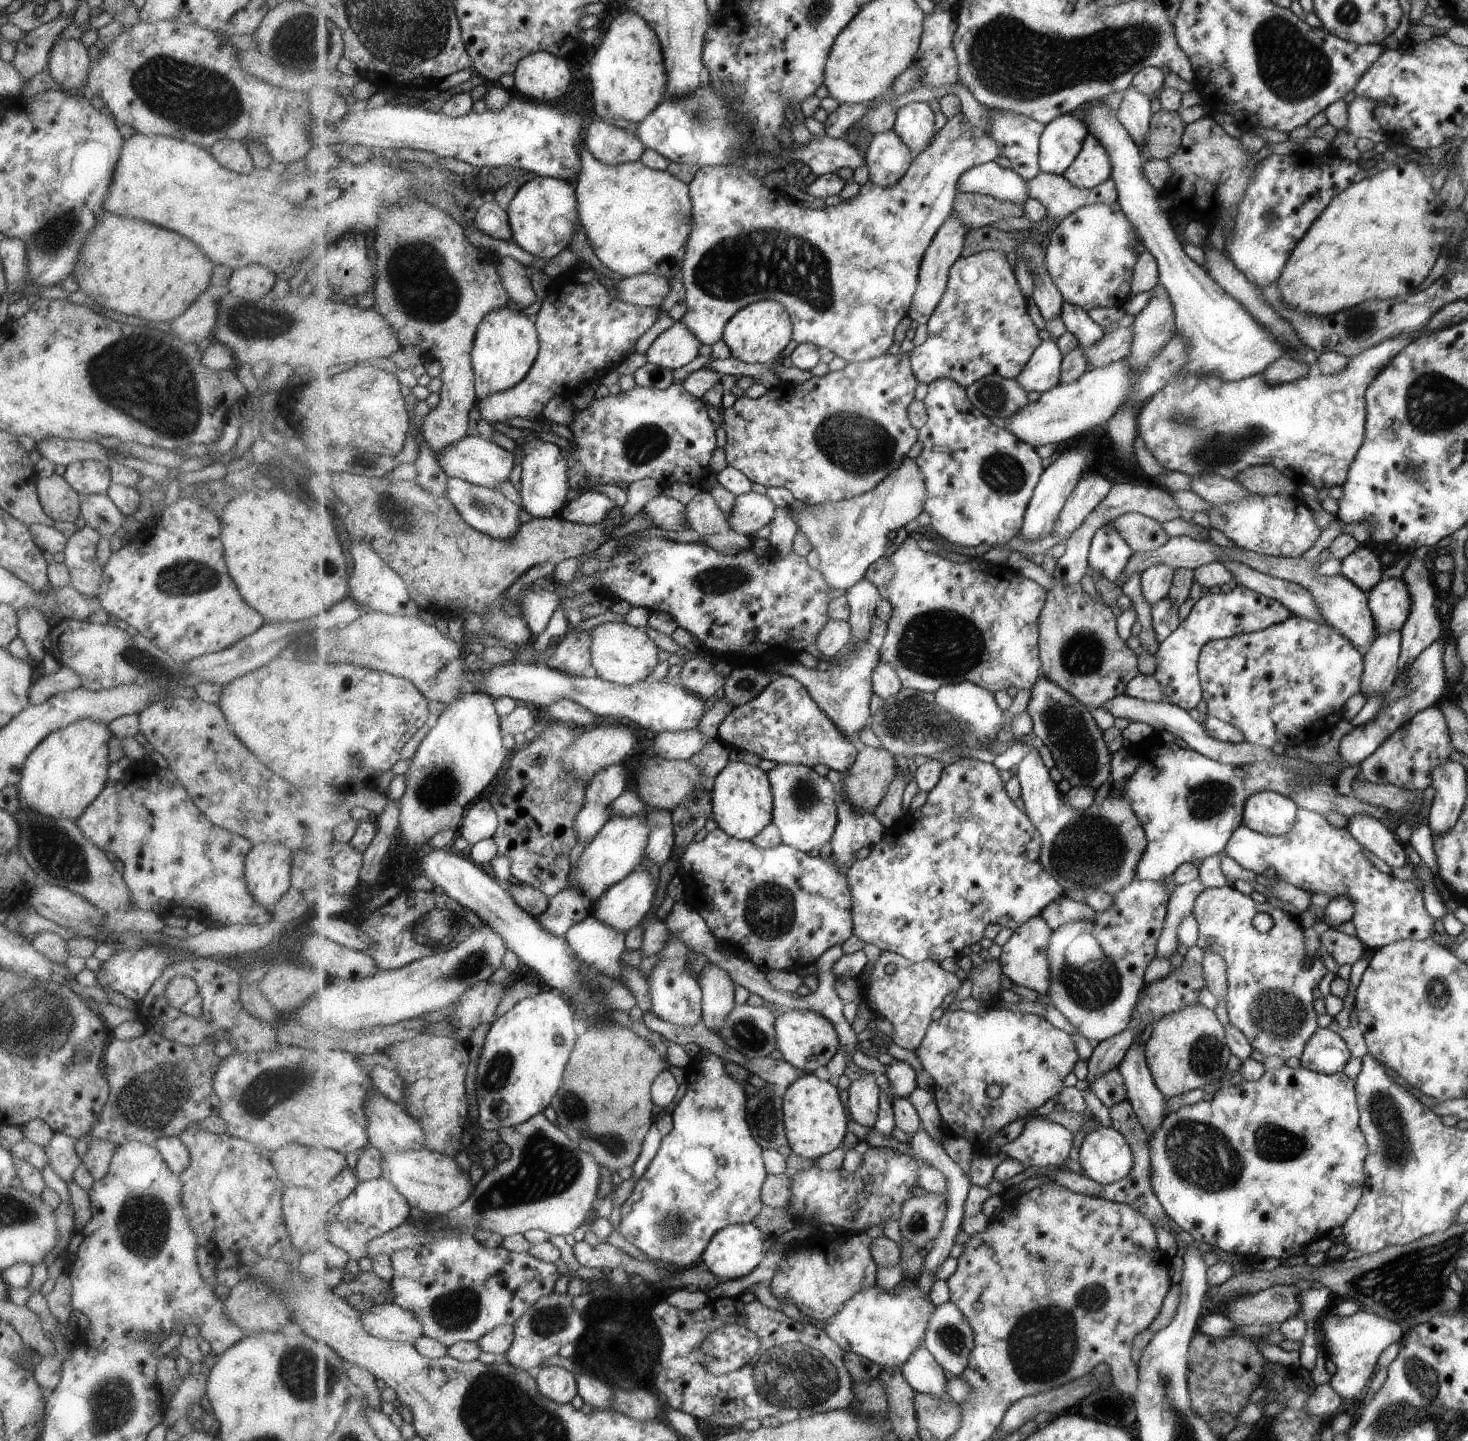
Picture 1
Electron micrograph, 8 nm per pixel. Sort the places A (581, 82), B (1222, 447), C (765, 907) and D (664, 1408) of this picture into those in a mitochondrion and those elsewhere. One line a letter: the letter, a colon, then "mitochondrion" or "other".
A: other
B: mitochondrion
C: mitochondrion
D: other

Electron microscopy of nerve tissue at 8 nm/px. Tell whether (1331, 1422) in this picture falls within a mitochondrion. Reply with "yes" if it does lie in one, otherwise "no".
no

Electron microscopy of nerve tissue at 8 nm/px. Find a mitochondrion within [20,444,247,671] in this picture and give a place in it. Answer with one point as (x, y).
(187, 577)

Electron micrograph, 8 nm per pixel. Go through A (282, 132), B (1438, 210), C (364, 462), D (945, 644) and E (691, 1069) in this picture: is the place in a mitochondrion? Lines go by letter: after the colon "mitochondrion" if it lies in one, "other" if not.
A: other
B: other
C: mitochondrion
D: mitochondrion
E: other

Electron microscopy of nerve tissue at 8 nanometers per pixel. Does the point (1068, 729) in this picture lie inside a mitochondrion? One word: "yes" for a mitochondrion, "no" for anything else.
yes

